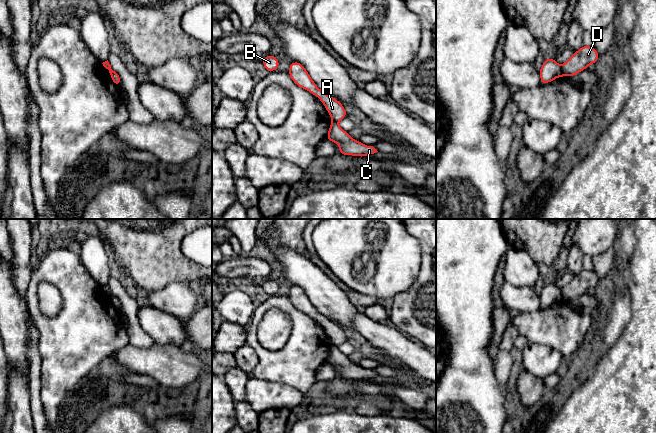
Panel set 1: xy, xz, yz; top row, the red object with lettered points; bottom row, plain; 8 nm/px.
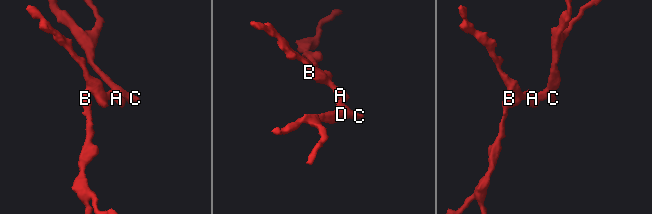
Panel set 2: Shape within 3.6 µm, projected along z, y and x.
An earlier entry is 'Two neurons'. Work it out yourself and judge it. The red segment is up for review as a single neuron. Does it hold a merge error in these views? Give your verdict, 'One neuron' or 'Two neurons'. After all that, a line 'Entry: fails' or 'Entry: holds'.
Two neurons
Entry: holds

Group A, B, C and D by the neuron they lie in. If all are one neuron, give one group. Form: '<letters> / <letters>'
A B / C D

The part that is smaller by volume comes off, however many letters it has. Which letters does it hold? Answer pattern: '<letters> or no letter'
C, D

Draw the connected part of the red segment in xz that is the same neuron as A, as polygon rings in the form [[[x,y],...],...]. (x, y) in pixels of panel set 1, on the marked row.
[[[292,61],[287,72],[297,86],[320,99],[330,114],[332,121],[338,122],[347,116],[344,106],[338,100],[319,89],[301,63]]]

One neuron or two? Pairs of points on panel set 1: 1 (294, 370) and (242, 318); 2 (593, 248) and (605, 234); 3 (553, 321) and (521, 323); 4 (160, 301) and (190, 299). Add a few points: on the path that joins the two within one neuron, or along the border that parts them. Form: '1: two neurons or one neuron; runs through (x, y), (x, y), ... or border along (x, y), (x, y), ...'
1: two neurons; border along (256, 306), (246, 326)
2: one neuron; runs through (596, 245), (602, 237)
3: one neuron; runs through (545, 323), (529, 323)
4: one neuron; runs through (167, 299), (183, 299)

